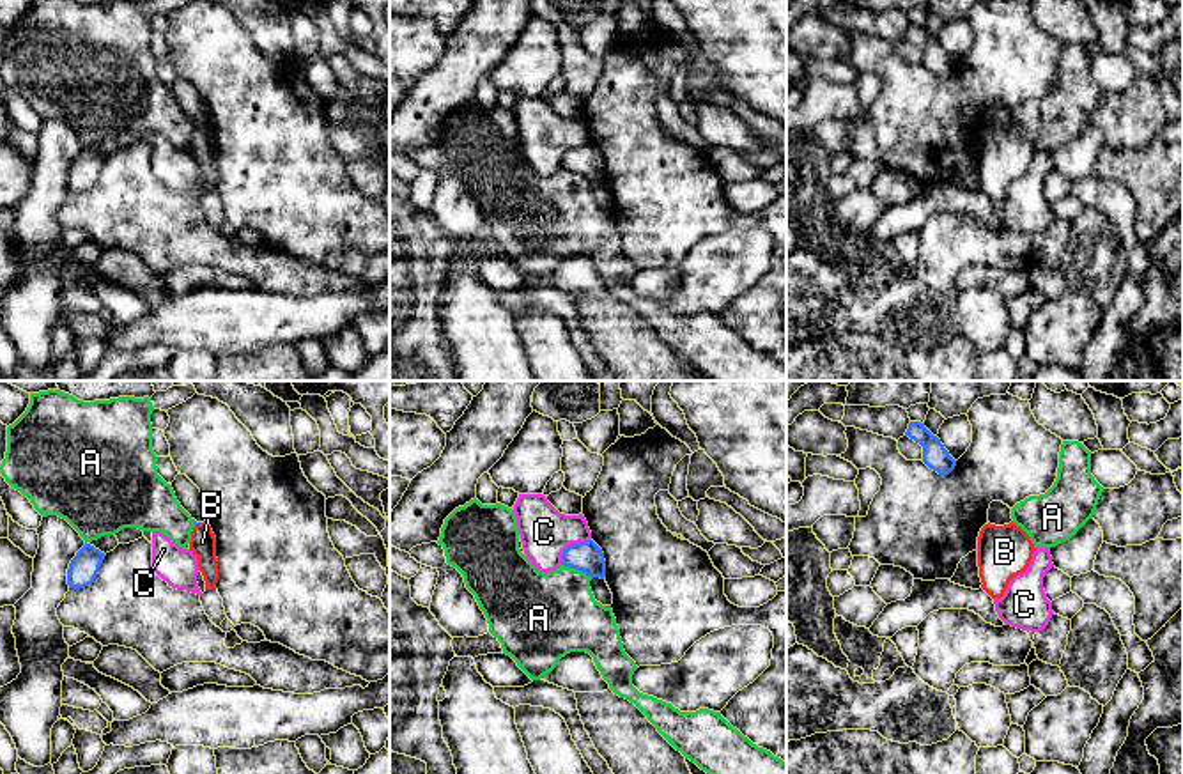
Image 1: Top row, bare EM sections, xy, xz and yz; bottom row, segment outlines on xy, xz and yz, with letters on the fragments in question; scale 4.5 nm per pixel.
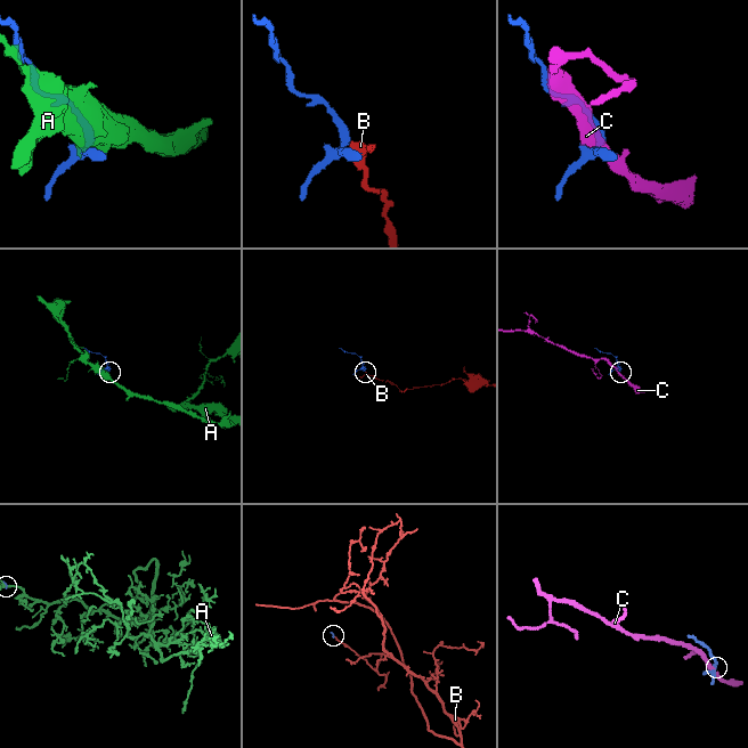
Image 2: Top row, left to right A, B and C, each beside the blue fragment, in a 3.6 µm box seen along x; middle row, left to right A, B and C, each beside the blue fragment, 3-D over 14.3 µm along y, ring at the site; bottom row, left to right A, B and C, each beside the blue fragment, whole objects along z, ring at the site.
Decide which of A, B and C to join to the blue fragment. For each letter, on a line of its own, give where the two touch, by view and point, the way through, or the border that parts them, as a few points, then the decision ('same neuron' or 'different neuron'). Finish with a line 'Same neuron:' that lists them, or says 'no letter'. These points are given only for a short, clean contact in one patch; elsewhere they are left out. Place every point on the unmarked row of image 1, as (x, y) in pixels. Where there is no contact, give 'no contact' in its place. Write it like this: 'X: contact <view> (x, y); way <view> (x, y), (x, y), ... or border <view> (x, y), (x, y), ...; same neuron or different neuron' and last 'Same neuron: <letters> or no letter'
A: contact xz (578, 172); different neuron
B: contact xy (197, 126); border xy (201, 126), (195, 128); different neuron
C: contact xz (572, 147); border xz (590, 142), (572, 146), (564, 154), (560, 167); different neuron
Same neuron: no letter

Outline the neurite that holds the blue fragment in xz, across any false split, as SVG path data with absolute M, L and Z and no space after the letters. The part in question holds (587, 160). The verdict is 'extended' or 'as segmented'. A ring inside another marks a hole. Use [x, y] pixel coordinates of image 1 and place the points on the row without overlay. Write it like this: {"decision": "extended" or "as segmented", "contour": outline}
{"decision": "as segmented", "contour": "M593 145L572 147L563 154L561 168L572 170L593 181L606 181L606 163L602 152Z"}

